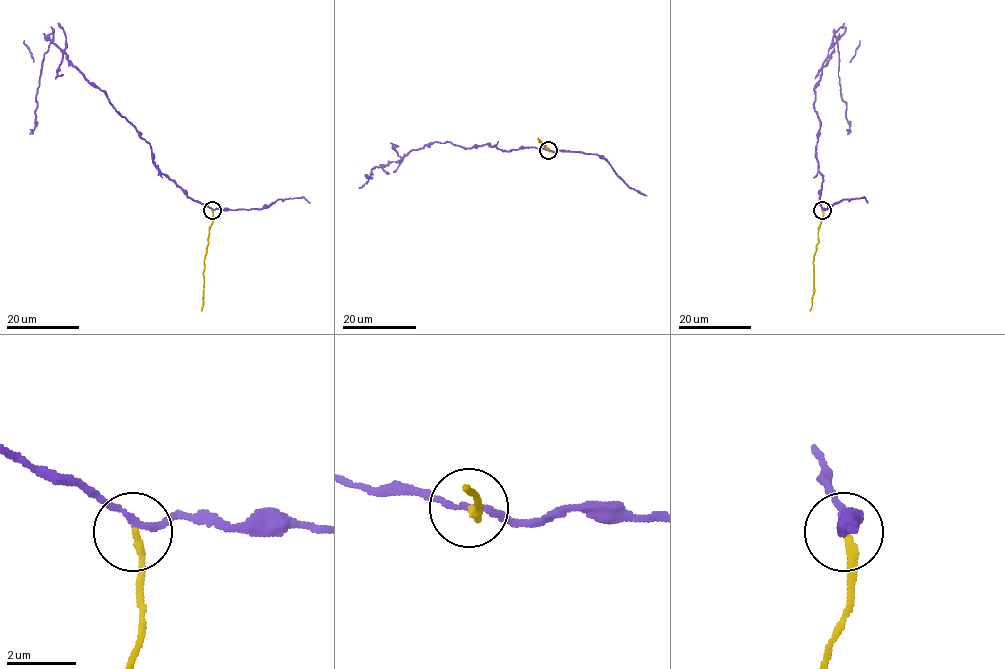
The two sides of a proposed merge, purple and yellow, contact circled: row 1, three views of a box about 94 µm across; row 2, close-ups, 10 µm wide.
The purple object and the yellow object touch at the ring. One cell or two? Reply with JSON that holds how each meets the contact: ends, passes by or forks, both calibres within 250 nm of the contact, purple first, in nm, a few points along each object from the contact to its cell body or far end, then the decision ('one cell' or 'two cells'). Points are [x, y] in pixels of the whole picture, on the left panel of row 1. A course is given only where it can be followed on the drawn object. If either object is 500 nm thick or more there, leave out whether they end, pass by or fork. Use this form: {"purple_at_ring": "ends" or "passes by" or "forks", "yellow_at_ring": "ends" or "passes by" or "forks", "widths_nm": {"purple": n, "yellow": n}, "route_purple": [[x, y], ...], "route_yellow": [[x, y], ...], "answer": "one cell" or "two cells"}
{"purple_at_ring": "passes by", "yellow_at_ring": "ends", "widths_nm": {"purple": 170, "yellow": 200}, "route_purple": [[212, 209], [192, 200], [160, 171], [151, 145], [52, 43], [44, 55], [30, 134]], "route_yellow": [[212, 210], [204, 261], [201, 311]], "answer": "two cells"}

